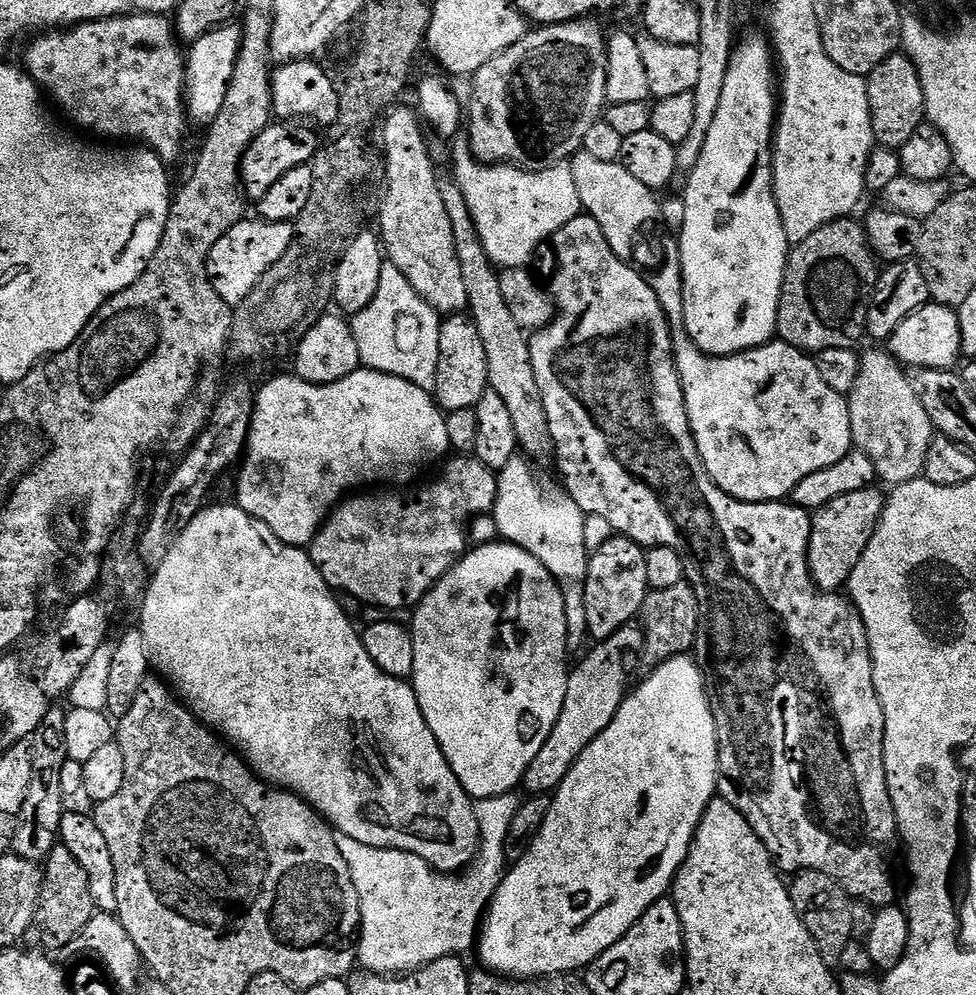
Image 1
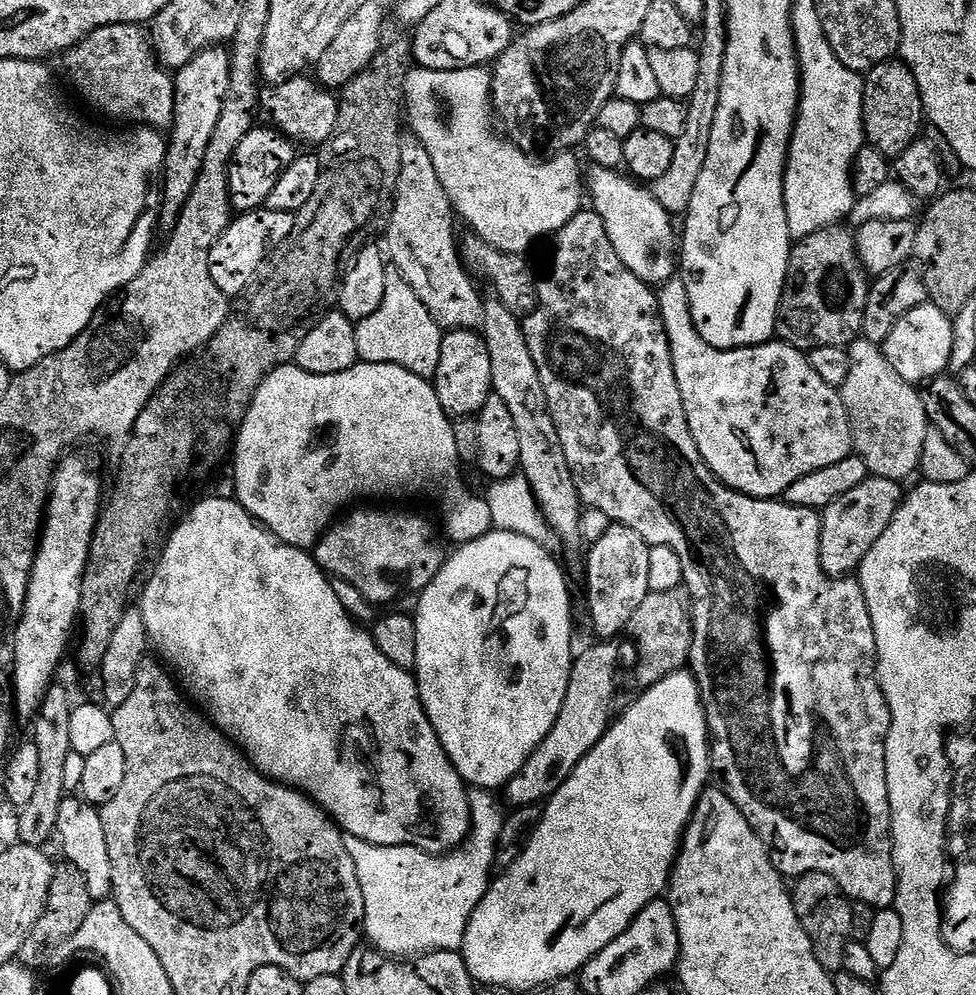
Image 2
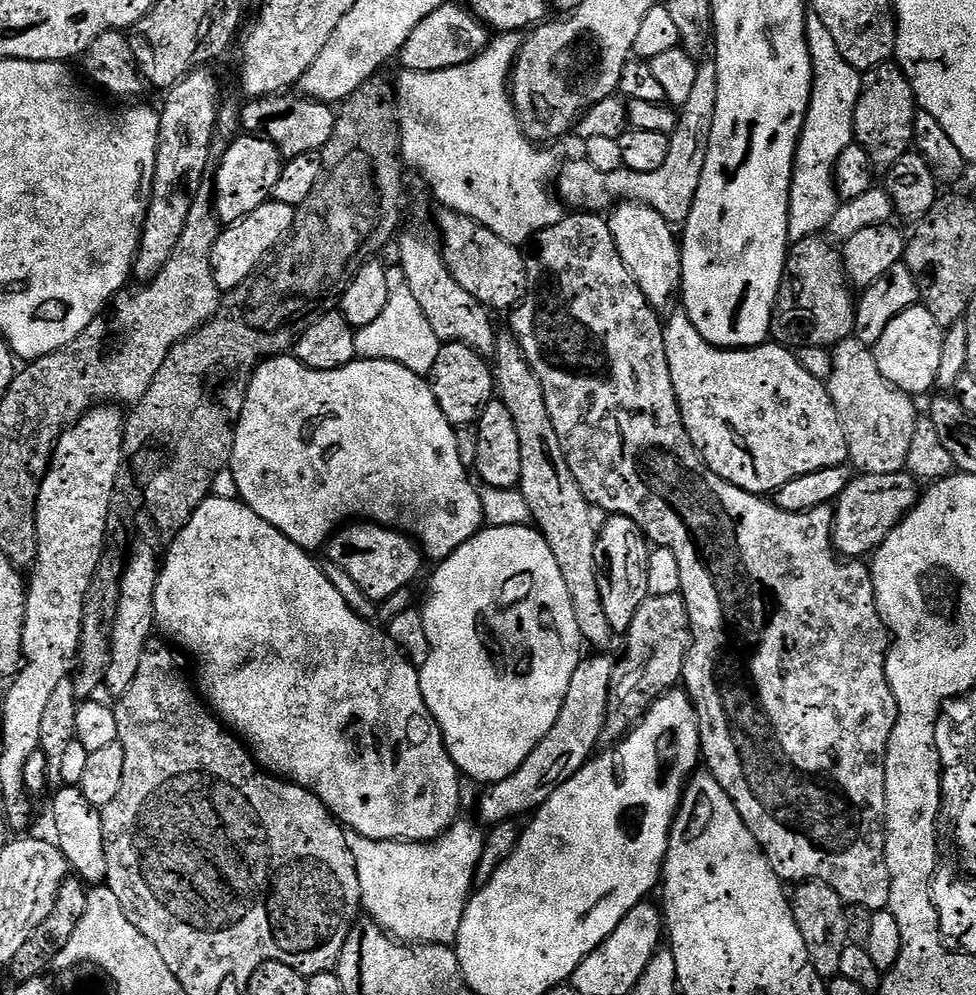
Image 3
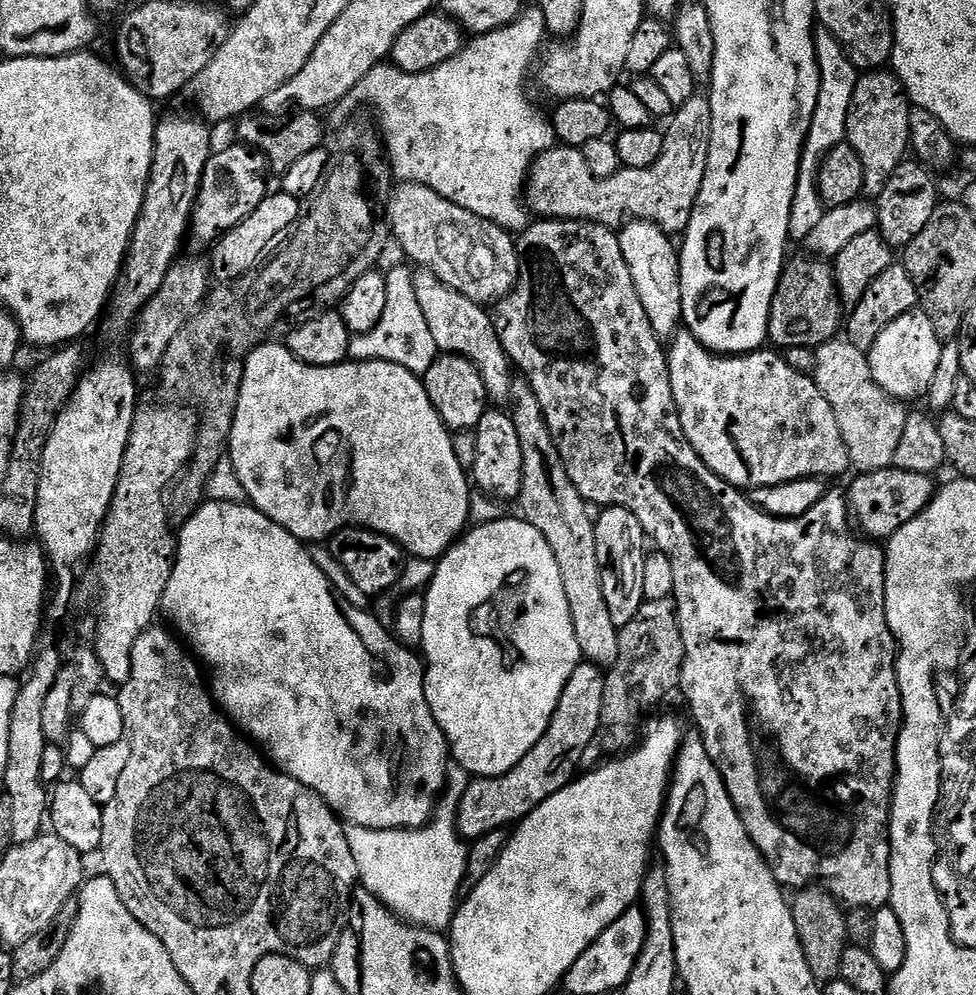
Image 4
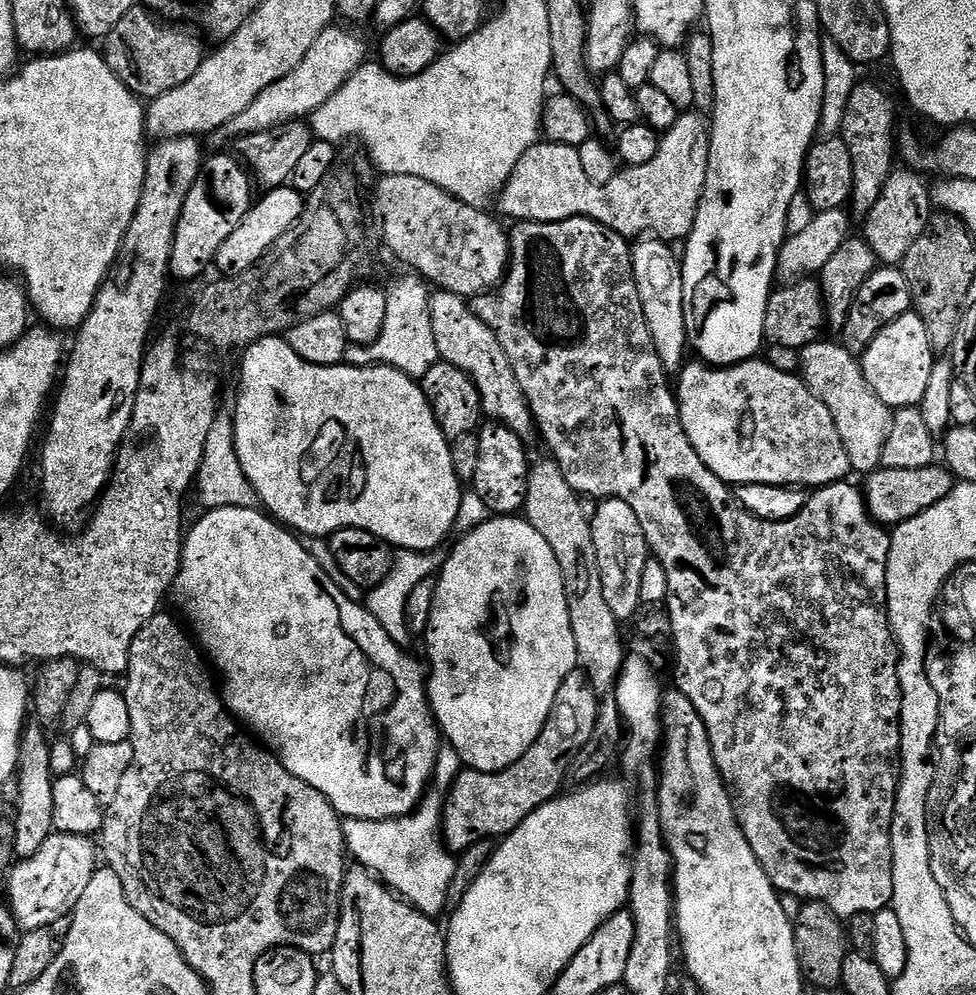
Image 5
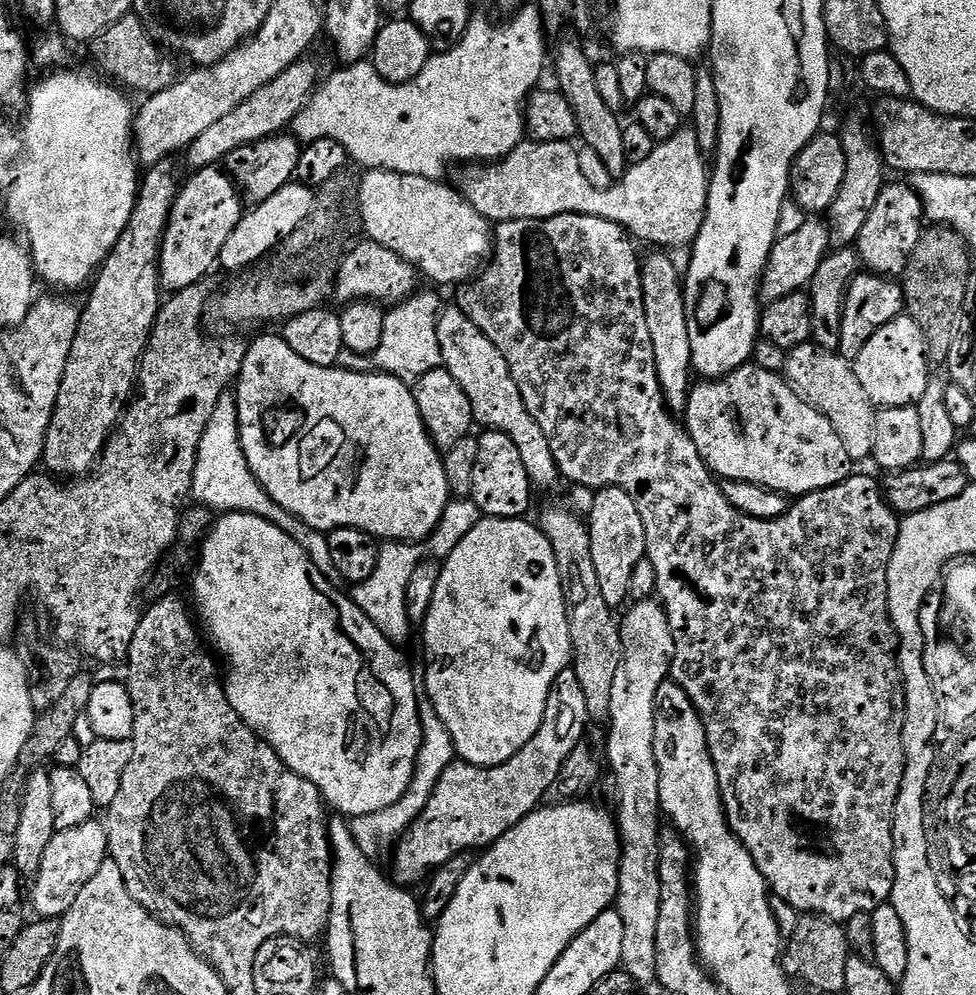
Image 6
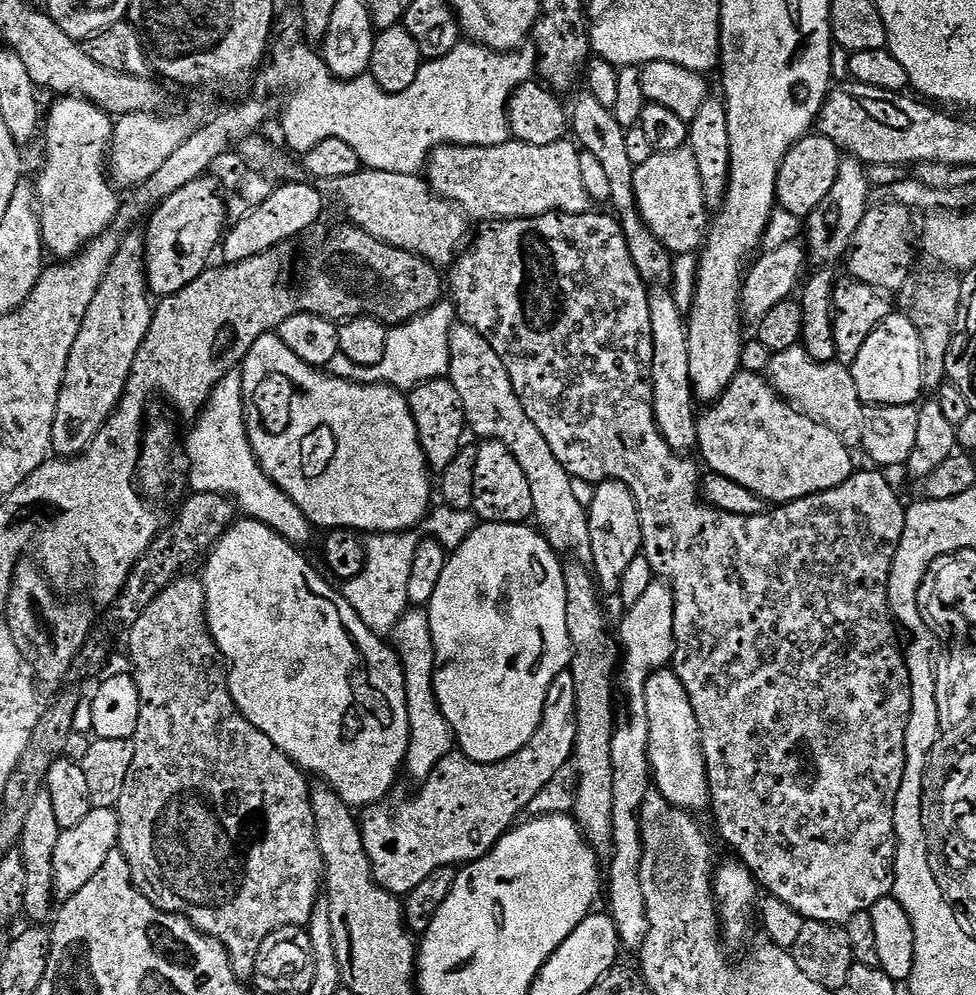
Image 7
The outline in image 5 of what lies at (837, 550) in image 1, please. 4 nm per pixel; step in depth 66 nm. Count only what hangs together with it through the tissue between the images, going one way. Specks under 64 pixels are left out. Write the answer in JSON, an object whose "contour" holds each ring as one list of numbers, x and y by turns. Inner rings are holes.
{"contour":[[936,462,918,470,894,470,880,466,868,473,864,482,862,491,868,513,885,526,895,526,910,518,918,518,918,514,930,510,930,506,938,506,938,502,950,495,954,487,952,473]]}

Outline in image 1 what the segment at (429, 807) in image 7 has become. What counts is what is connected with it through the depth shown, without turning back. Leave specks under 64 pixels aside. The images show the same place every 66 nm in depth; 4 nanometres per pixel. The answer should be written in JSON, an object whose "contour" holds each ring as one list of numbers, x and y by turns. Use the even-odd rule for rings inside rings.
{"contour":[[633,622,622,626,622,630,618,630,618,634,610,634,610,638,593,643,591,646,592,649,589,647,583,653,584,661,577,668,575,665,569,671,566,698,562,702,562,714,558,718,550,738,546,738,542,750,538,750,538,758,534,758,534,762,530,762,530,766,526,770,522,788,523,791,528,791,528,794,555,793,556,789,560,787,560,783,566,778,566,774,570,774,574,762,578,762,578,758,582,758,582,750,586,750,586,746,590,746,590,742,594,742,594,738,598,738,598,734,602,734,602,730,606,730,606,726,610,726,610,722,614,722,614,714,618,714,624,697,630,691,628,659,631,658,632,652,639,653,643,649,644,629,639,623]]}

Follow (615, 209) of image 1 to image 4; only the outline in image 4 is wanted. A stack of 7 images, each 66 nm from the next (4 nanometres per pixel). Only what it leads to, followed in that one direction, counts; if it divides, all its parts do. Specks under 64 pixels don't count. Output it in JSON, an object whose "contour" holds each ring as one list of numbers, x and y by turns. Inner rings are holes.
{"contour":[[632,220,619,229,622,254,630,266,630,278,638,290,642,310,650,318,650,326,661,341,671,341,681,327,682,286,680,285,680,254,677,245,672,245,673,237,662,231,656,224,645,220]]}

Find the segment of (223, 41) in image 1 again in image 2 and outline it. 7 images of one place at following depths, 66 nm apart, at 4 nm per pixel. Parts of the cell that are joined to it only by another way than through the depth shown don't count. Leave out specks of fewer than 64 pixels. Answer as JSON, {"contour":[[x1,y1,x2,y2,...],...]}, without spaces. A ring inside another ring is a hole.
{"contour":[[227,47,203,48,175,73,176,117,167,137,168,153,164,159,159,223,161,229,171,230,176,225,182,214,182,206,186,206,186,198,190,198,190,190,194,190,194,182,198,182,198,174,206,158,206,146,210,146,210,137,214,135,218,118,222,114,222,105,226,102,226,90,230,90,231,61]]}

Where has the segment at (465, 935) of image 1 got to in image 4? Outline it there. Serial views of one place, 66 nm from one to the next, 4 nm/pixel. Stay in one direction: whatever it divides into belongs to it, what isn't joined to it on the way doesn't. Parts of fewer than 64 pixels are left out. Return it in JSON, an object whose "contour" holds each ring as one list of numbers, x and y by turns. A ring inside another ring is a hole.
{"contour":[[441,798,436,801,432,819,422,828,374,830,357,824,344,824,350,854,358,862,363,891,374,894,387,908,409,924,432,932,451,929,458,901,468,874,469,845,456,826,456,813]]}

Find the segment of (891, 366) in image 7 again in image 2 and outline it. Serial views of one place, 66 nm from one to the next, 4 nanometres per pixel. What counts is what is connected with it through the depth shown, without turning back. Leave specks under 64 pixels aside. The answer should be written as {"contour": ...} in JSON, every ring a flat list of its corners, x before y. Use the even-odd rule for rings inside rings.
{"contour":[[930,302,922,306,914,306,910,314,906,314,890,330,890,338,886,338,882,349,885,357,897,373,913,386,923,385,937,376,948,372,950,350,954,348,954,326,952,316,947,312,938,310]]}

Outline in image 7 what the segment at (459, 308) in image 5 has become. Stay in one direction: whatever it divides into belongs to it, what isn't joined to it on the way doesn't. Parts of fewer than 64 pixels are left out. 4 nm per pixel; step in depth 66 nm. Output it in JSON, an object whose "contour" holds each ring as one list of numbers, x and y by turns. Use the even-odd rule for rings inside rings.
{"contour":[[459,322,450,330,450,366,447,379,451,380,454,390,458,390,458,398,462,398,464,419,467,427,481,441,501,440,518,458,518,466,522,466,522,474,526,474,526,482,530,482,530,495,534,498,534,524,541,536,547,540,558,554,573,552,579,563,591,565,590,526,588,525,588,509,578,502,574,494,573,478,564,469,562,462,554,458,554,450,546,443,546,438,538,434,538,426,526,418,526,410,522,410,522,402,510,382,510,374,494,354,494,346,471,328]]}

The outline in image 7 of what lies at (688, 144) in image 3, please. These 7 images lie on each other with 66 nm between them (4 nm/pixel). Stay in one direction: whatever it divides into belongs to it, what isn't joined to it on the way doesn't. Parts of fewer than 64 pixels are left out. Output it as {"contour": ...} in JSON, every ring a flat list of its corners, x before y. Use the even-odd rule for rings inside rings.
{"contour":[[515,138,494,146,443,144,429,156,426,179,432,191,476,222,541,216,547,212,578,214,589,211,594,204,590,194,586,194,586,186,582,186,577,145,568,138,550,146,530,146],[687,146,669,152,657,152,650,162,636,165,634,194,640,216,651,226,659,240,680,240,680,248,696,250,701,247,710,227,710,209,704,204,702,178,698,178,698,164]]}

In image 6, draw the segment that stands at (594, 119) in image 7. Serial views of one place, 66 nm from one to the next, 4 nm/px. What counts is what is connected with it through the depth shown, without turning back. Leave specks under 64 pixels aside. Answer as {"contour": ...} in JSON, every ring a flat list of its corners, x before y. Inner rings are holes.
{"contour":[[568,40,560,49,555,49,554,60,556,56,556,80,558,83,558,91,564,95,566,102,570,102,570,110,574,110,574,118,576,119,576,130,579,139,582,141,583,147,594,150,594,154,598,154,598,158,602,158,602,163,606,165,606,170,610,170,610,174,614,178,619,178,628,171,630,165,626,162,626,153,622,142,622,134,624,133,624,124,621,117,614,110,610,110,610,106,606,106,606,102,598,91,598,82,596,81,596,69,593,61,588,61,588,56,584,53,584,48,576,40]]}

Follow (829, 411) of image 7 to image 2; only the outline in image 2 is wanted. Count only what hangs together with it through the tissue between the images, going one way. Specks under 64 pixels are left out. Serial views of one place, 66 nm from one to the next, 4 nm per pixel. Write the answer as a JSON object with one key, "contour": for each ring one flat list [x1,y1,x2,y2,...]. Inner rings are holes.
{"contour":[[862,336,847,349,850,371,840,393,843,405,846,406,848,420,851,422,853,451,862,457,869,475,907,481,906,478,912,474,914,476,919,469,922,445,930,427,923,395,894,370,881,345,874,344]]}

